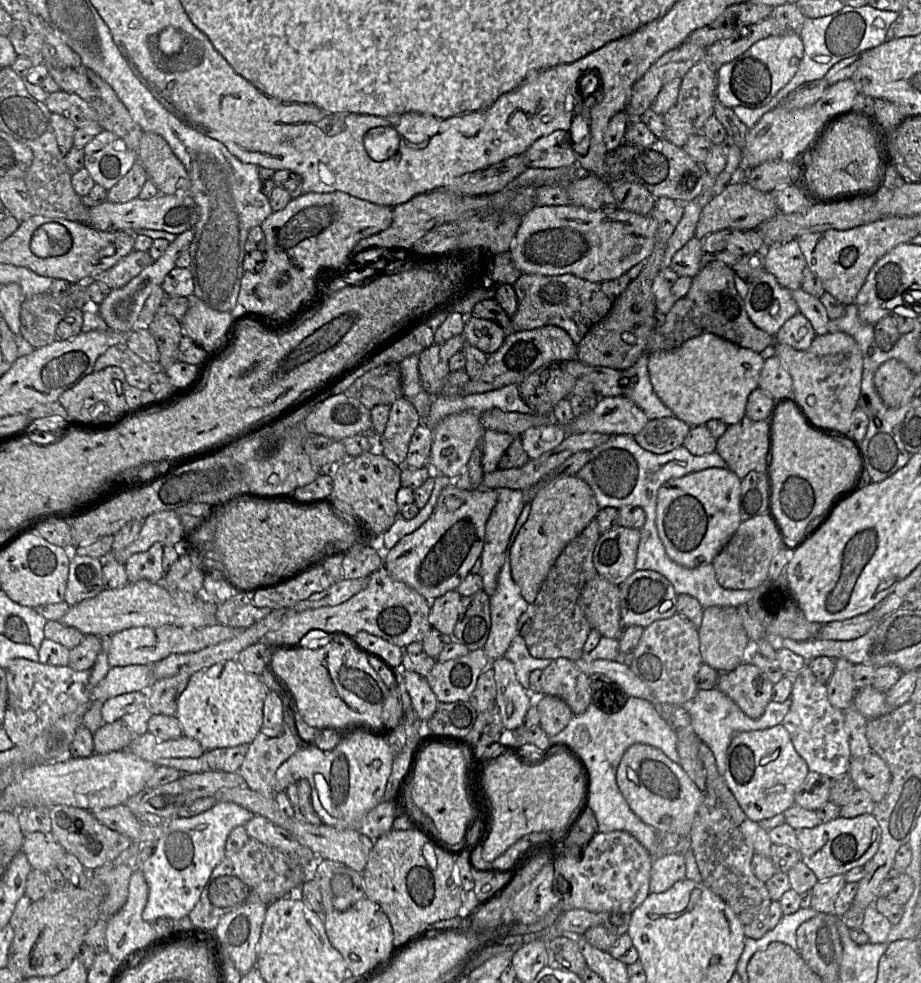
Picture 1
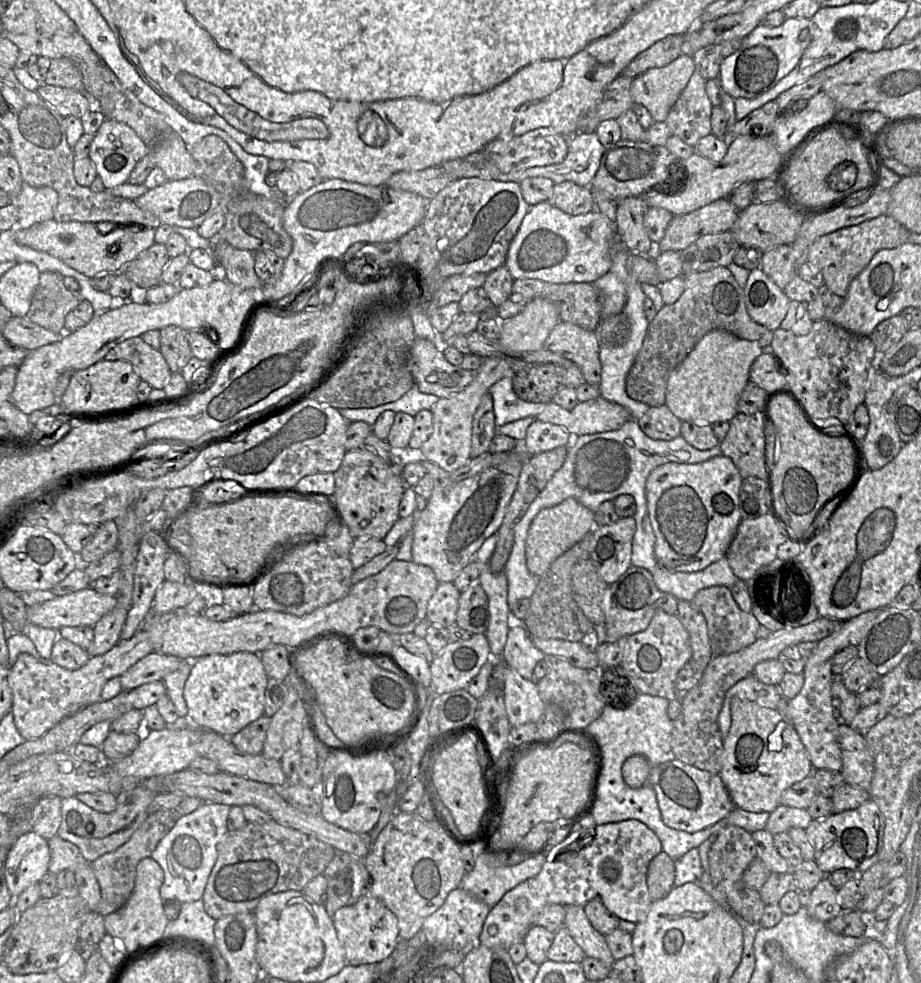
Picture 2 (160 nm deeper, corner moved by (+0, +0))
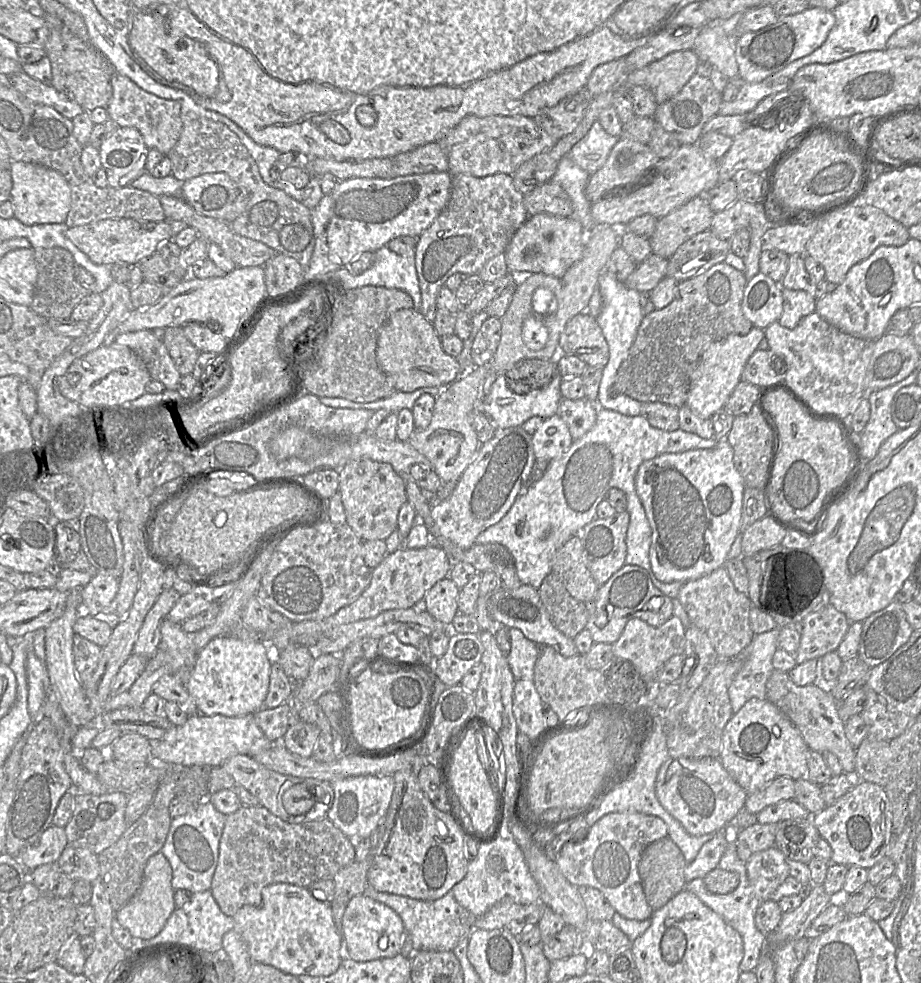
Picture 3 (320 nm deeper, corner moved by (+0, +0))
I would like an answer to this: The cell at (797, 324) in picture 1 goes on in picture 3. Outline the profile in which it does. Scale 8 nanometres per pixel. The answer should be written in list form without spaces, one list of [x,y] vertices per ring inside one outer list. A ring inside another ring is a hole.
[[[783,288],[783,313],[778,322],[789,329],[795,328],[802,318],[815,312],[816,300],[804,290]]]

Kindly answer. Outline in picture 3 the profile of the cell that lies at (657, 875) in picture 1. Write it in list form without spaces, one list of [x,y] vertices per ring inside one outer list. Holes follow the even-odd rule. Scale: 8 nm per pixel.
[[[726,829],[715,832],[714,837],[704,843],[695,859],[685,867],[686,883],[696,878],[704,878],[707,873],[718,866],[718,863],[728,845]]]

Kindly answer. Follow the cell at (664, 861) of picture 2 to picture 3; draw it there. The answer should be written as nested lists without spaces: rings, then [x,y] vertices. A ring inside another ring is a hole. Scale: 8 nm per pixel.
[[[668,836],[644,848],[638,872],[646,901],[653,911],[665,906],[685,889],[686,865],[681,850]]]

